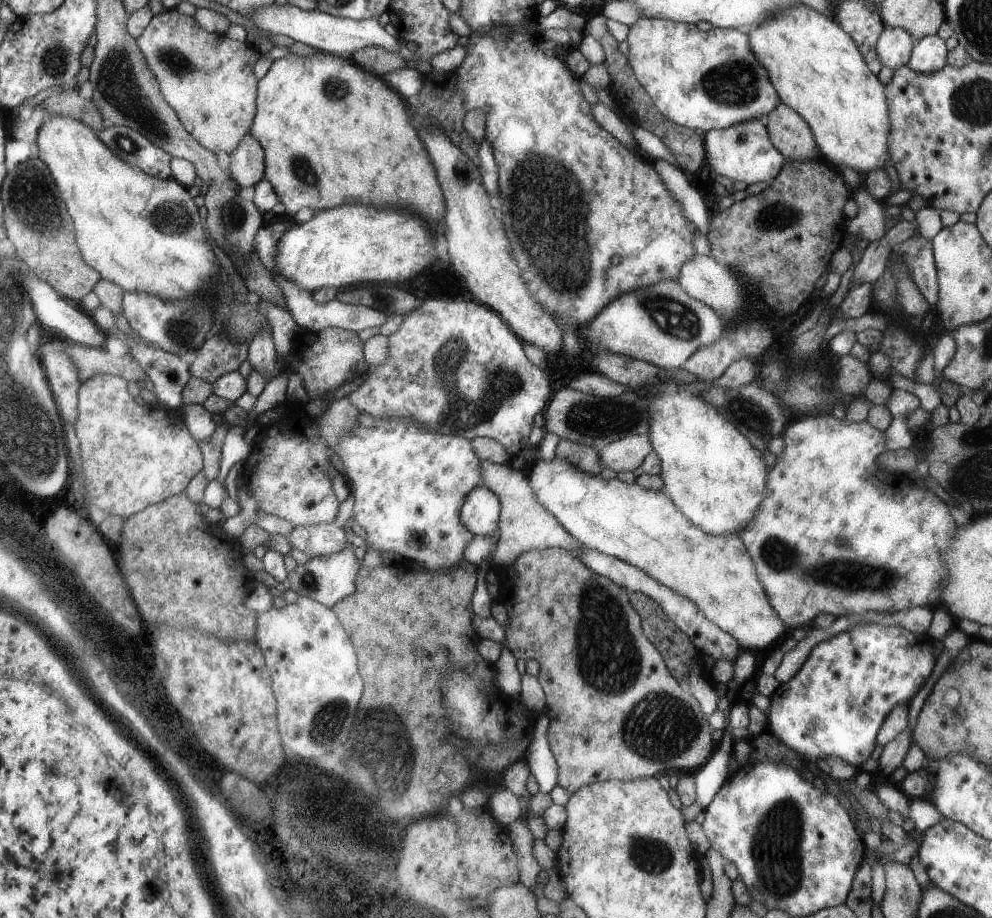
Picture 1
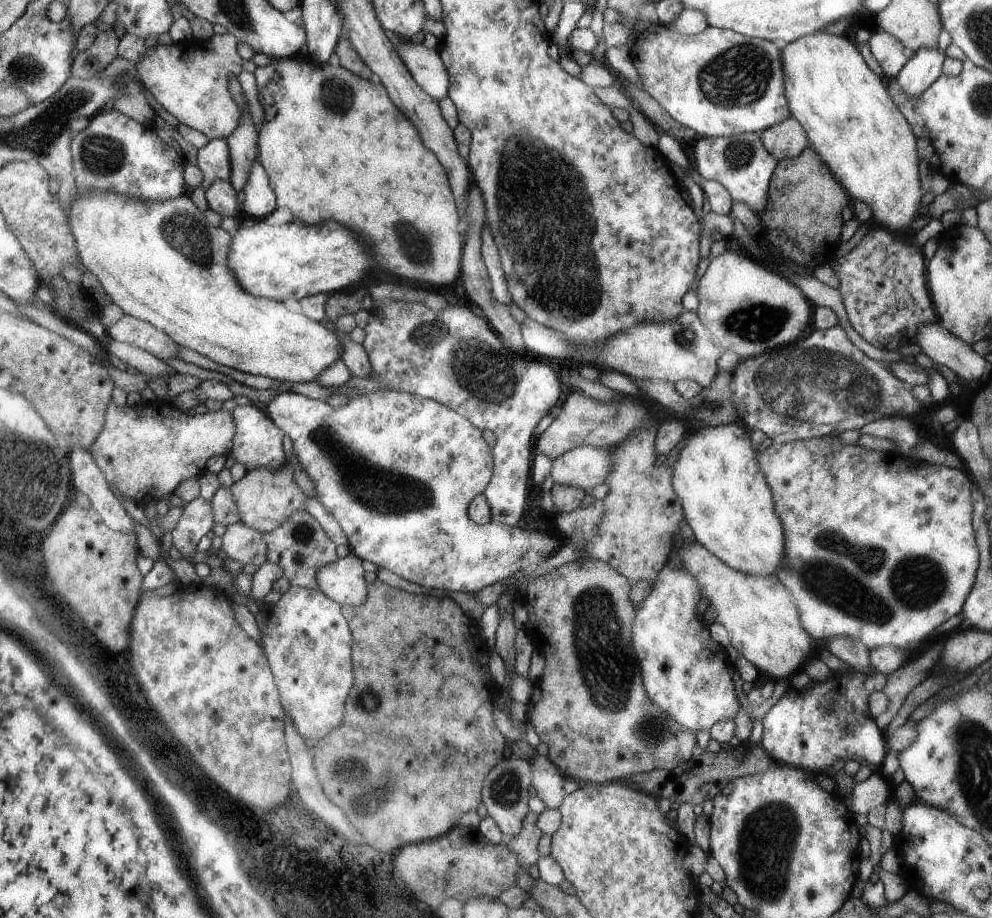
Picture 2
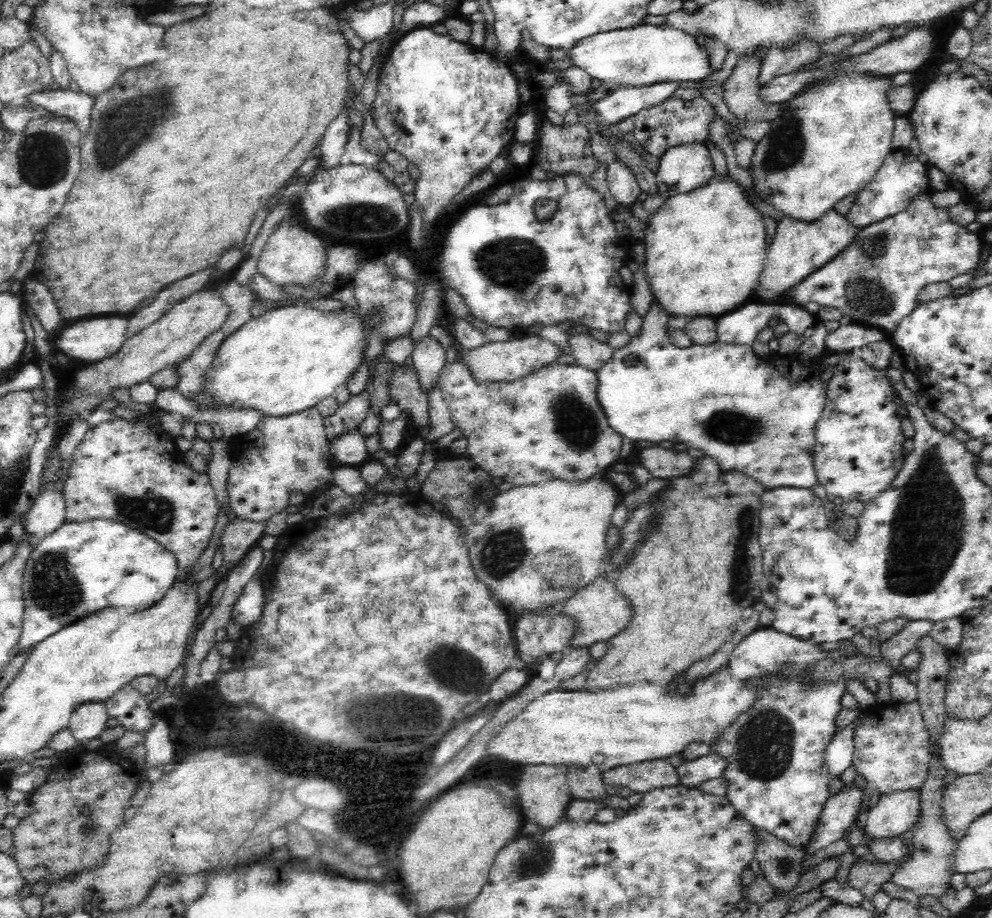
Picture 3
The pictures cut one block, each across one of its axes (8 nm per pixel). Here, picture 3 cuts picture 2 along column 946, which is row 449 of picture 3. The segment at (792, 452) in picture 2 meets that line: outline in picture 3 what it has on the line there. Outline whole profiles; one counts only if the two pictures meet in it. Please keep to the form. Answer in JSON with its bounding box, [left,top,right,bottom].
[439,358,622,486]

